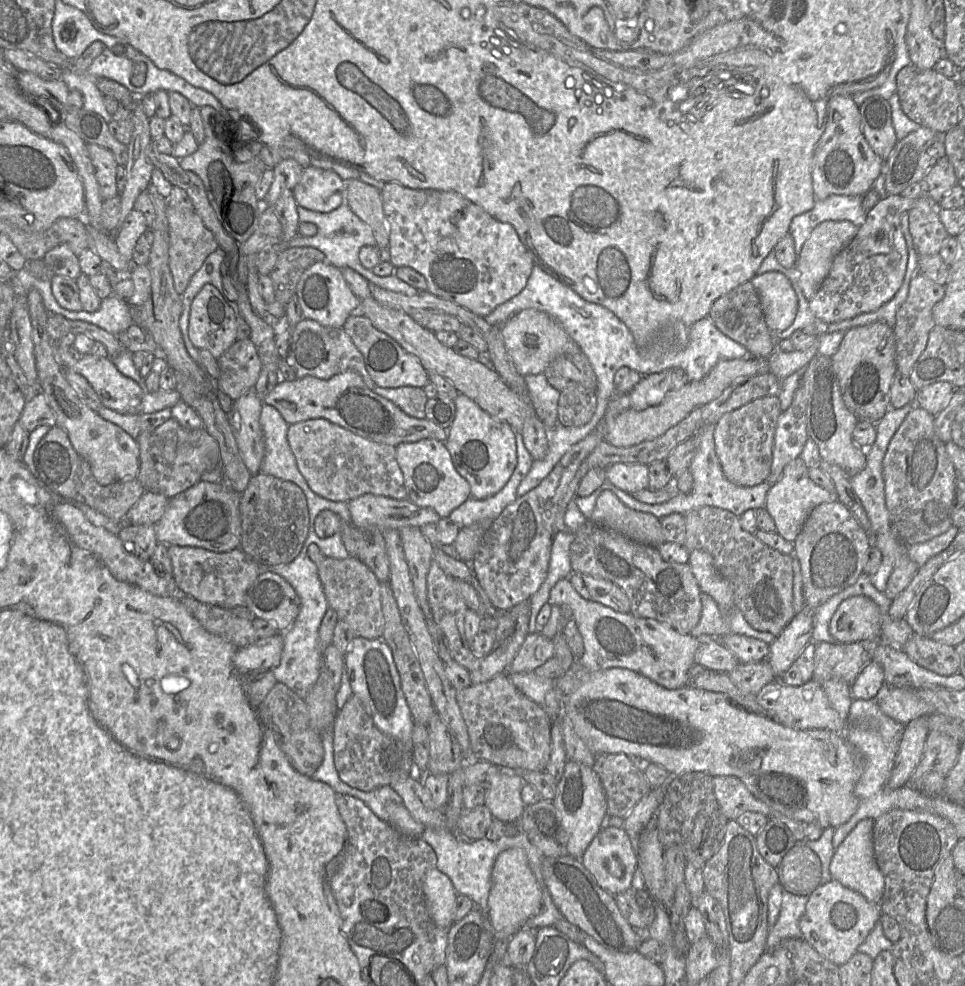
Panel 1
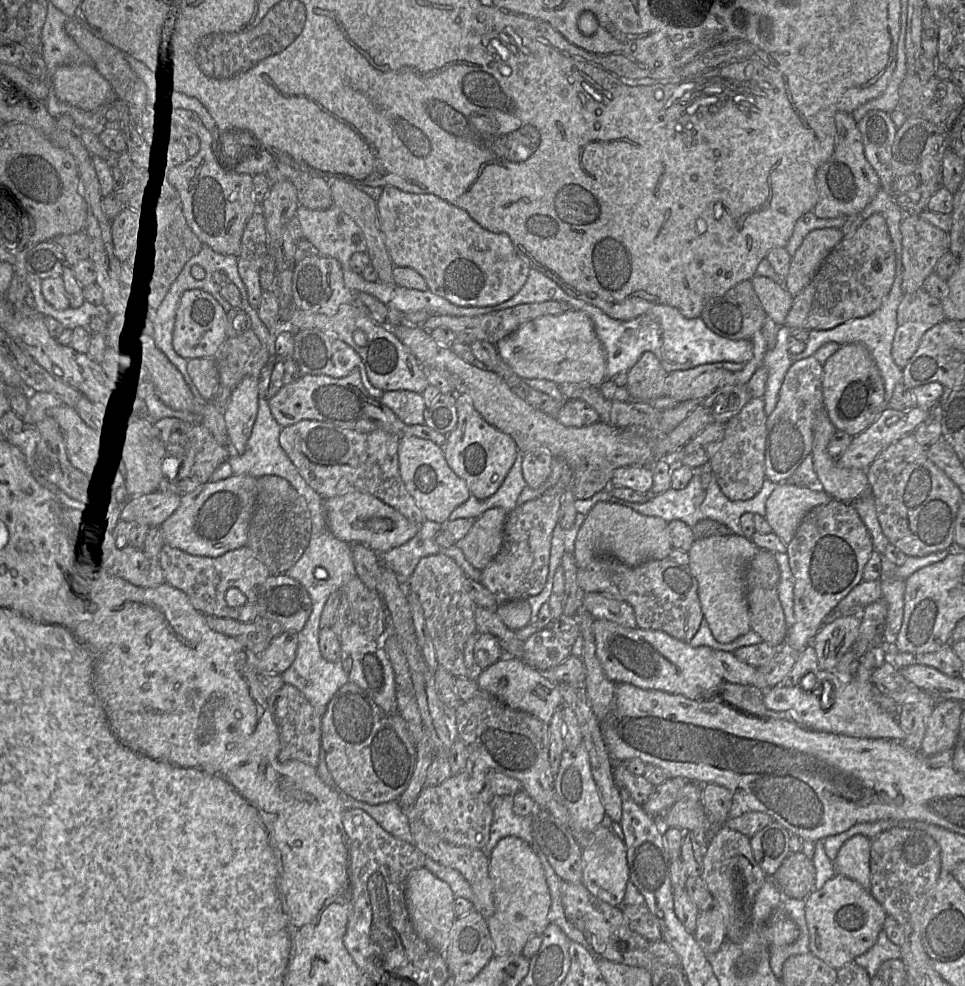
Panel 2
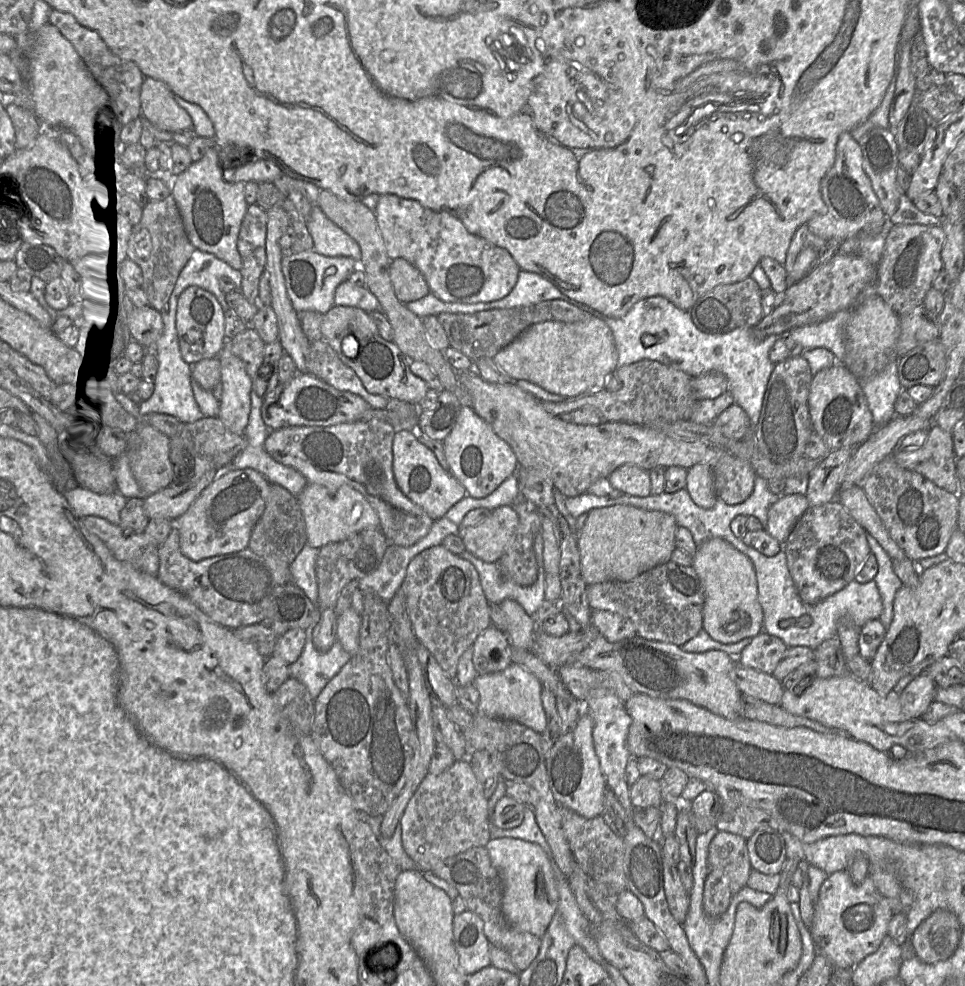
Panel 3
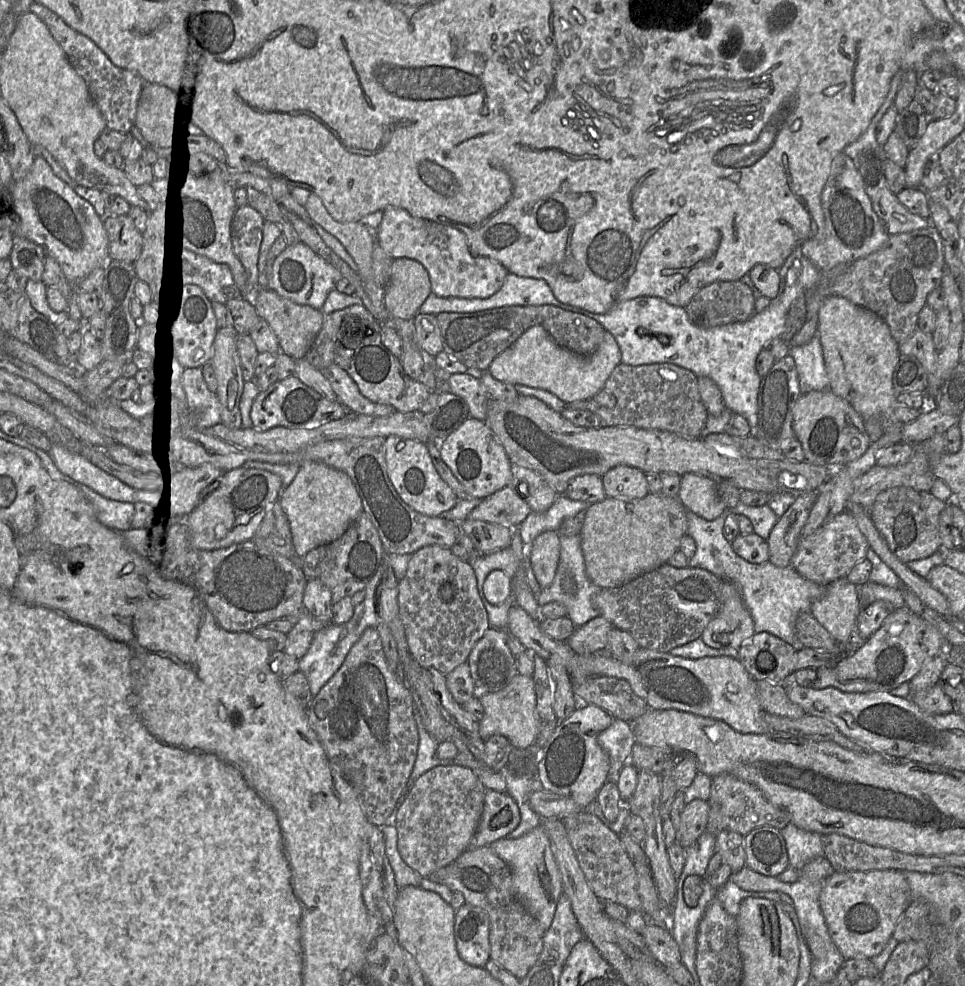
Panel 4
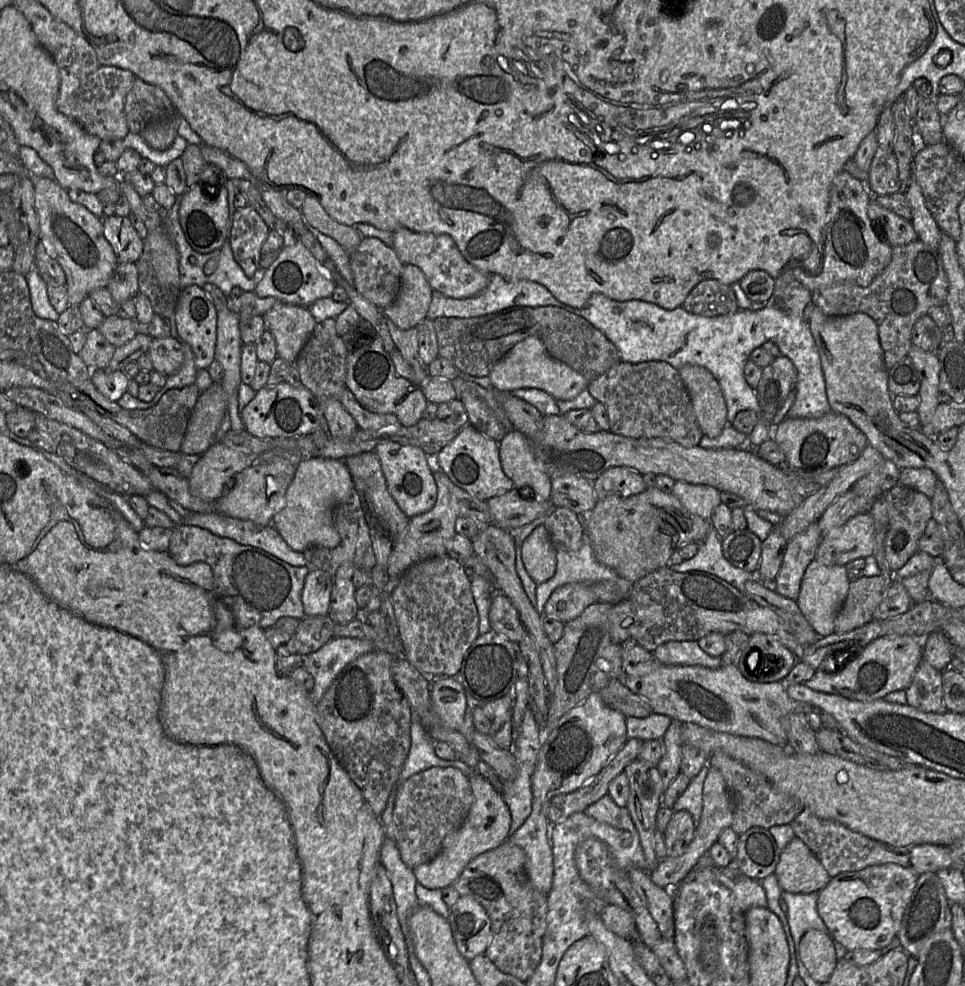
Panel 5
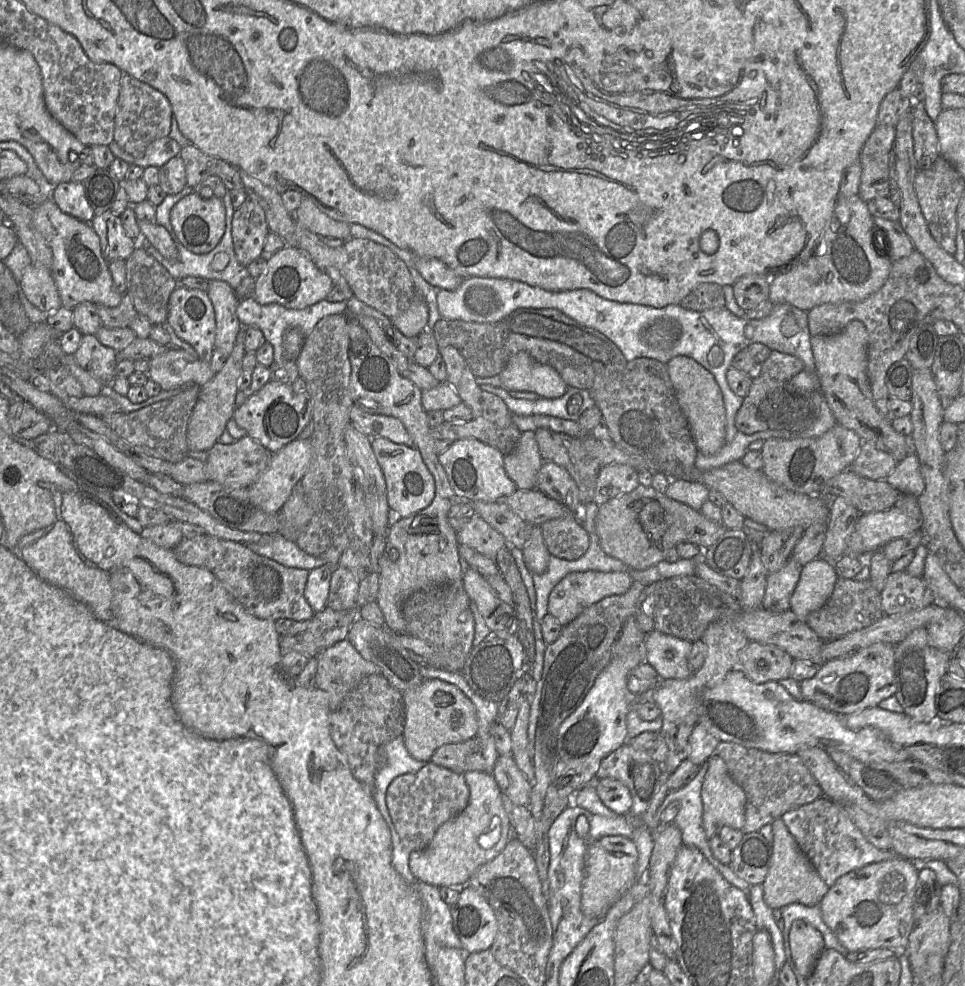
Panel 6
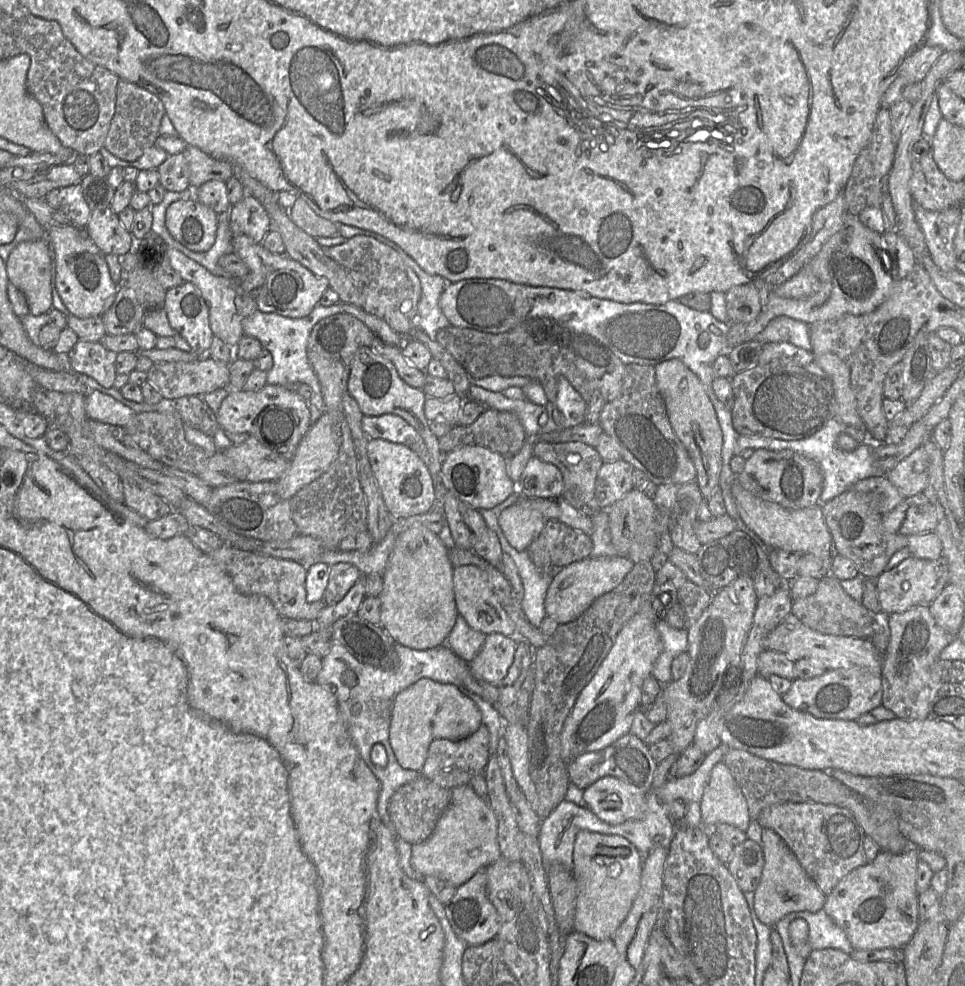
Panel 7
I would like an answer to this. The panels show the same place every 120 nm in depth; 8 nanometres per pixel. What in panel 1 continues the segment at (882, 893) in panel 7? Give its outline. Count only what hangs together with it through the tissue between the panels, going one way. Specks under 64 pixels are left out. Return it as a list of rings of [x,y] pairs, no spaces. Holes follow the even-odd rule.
[[[832,879],[810,895],[800,919],[800,930],[802,938],[818,954],[839,967],[857,951],[881,914],[879,905]]]

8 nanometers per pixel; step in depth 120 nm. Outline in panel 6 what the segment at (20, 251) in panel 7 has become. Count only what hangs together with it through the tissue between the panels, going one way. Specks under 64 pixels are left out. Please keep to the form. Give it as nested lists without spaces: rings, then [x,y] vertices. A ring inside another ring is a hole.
[[[33,264],[26,267],[19,288],[31,304],[46,313],[55,312],[62,307],[57,286],[48,268]]]

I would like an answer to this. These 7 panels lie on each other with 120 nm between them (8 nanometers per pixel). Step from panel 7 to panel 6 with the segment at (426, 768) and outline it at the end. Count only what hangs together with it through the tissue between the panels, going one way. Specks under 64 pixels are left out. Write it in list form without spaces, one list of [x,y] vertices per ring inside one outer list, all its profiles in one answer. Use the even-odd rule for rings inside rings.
[[[476,737],[459,743],[447,743],[433,753],[430,762],[447,768],[458,774],[463,774],[466,758],[480,751],[480,744]]]

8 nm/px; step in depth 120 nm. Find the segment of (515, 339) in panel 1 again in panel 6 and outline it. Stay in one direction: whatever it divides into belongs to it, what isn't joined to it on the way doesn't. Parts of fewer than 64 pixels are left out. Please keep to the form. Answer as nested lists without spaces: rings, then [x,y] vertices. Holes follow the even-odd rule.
[[[525,351],[512,356],[499,377],[501,387],[506,391],[533,392],[540,398],[558,398],[568,389],[553,367],[534,361]]]

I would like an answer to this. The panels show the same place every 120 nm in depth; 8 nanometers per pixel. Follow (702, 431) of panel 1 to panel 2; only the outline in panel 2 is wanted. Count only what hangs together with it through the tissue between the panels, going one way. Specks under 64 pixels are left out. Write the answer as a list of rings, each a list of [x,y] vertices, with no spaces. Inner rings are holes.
[[[711,469],[711,472],[701,472],[695,470],[694,475],[688,485],[681,490],[669,488],[665,492],[651,497],[643,503],[629,502],[616,498],[611,495],[608,488],[594,494],[587,499],[576,499],[575,508],[578,513],[587,515],[593,506],[600,501],[611,502],[629,507],[636,512],[652,517],[660,517],[666,522],[673,520],[681,520],[689,527],[695,526],[699,521],[711,519],[726,525],[733,534],[743,536],[743,531],[740,526],[740,517],[750,512],[752,514],[766,515],[766,501],[771,493],[775,490],[777,484],[765,478],[760,491],[751,499],[745,501],[731,501],[721,491]]]

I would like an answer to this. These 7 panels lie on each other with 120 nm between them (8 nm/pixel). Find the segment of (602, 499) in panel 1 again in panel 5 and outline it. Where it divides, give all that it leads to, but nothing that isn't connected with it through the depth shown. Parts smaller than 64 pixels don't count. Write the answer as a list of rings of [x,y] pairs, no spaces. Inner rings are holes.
[[[655,486],[646,488],[636,495],[612,495],[599,500],[589,514],[585,529],[596,559],[615,570],[620,577],[635,582],[653,571],[666,567],[671,555],[682,546],[703,541],[712,526],[710,521],[688,511],[672,493],[665,493]]]

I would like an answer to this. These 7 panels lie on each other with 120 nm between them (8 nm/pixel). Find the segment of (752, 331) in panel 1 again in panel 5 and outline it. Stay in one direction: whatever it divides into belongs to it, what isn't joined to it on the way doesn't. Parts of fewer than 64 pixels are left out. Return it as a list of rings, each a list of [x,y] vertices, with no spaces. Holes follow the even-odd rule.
[[[714,279],[698,283],[682,306],[689,313],[705,317],[733,314],[739,310],[733,288]]]

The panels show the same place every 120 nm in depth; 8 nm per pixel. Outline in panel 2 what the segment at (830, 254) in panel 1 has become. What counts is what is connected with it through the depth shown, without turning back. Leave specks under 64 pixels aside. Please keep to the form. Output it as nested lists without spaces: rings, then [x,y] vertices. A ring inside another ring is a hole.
[[[840,228],[811,231],[792,257],[783,286],[793,296],[799,294],[812,281],[826,257],[843,238]]]

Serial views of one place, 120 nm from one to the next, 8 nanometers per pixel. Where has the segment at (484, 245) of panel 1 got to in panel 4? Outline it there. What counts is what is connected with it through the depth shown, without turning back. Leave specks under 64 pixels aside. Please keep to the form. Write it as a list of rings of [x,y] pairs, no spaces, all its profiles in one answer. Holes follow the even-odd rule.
[[[393,206],[387,207],[383,212],[382,222],[375,232],[377,243],[393,259],[408,258],[421,263],[429,274],[431,289],[436,296],[442,298],[488,298],[502,287],[508,274],[505,267],[491,258],[474,256],[470,252],[465,235],[458,229],[415,217],[408,211]]]

